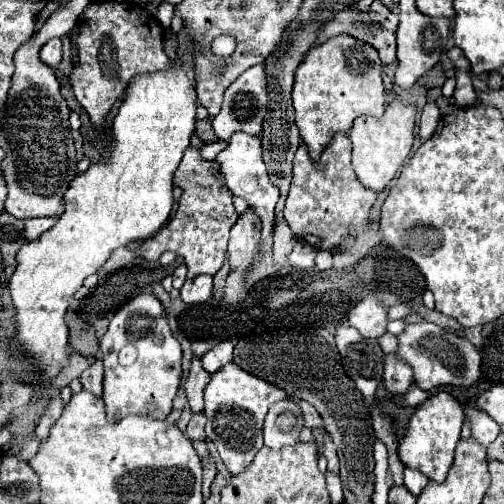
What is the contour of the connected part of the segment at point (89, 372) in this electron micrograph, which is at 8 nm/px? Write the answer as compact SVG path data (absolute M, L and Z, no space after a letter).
M95 359L95 361L83 371L83 375L81 375L81 385L83 385L83 389L91 391L93 395L101 397L101 389L103 389L101 381L103 381L103 361L101 361L101 359Z

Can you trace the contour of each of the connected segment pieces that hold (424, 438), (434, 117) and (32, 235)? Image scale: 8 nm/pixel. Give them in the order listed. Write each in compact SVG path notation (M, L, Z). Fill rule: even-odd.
M437 393L429 397L423 405L415 409L411 415L405 435L399 441L399 461L407 469L421 471L429 479L441 483L453 463L453 451L459 441L459 433L463 427L463 407L451 393Z
M427 103L423 113L421 113L421 121L419 121L419 139L421 143L429 141L431 135L435 133L435 127L437 127L437 121L439 121L439 109L435 103Z
M43 217L43 219L25 219L25 239L39 239L49 227L53 227L57 219Z

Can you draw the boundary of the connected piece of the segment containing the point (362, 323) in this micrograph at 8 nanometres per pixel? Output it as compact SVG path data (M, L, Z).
M361 299L349 313L347 321L351 327L355 327L363 337L377 339L387 329L387 307L381 307L377 299Z

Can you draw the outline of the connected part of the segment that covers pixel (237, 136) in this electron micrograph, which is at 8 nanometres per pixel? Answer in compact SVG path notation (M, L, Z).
M235 131L227 141L227 147L217 153L215 163L219 167L219 177L223 179L225 187L231 189L233 195L243 197L251 207L255 207L255 213L261 217L263 223L261 245L265 245L273 235L273 209L279 199L279 191L269 183L269 175L261 157L261 139L255 135L247 135L243 131Z

